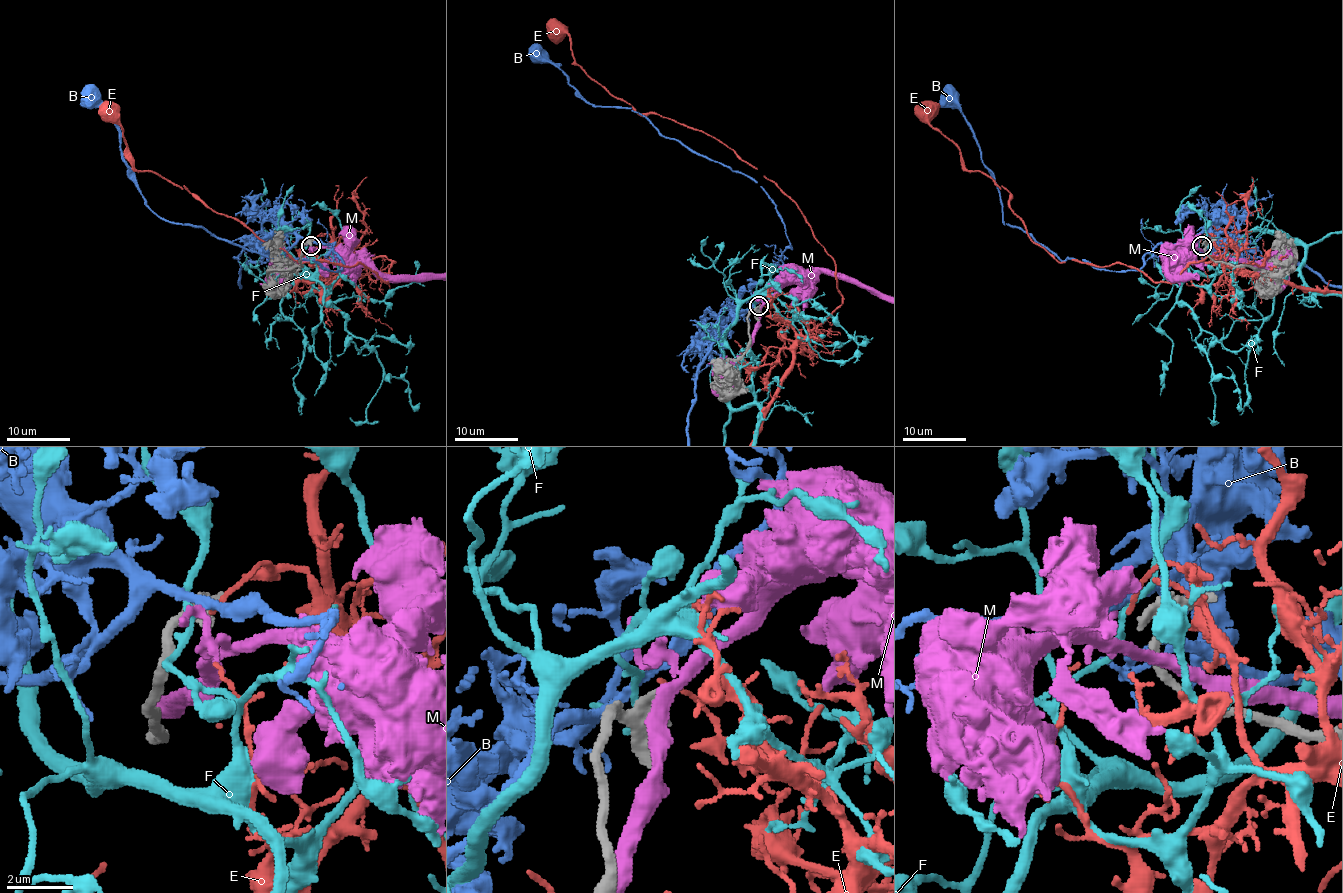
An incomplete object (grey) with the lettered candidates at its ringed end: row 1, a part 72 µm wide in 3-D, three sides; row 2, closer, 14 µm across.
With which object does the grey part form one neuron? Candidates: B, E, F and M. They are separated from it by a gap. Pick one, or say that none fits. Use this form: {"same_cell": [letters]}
{"same_cell": []}

